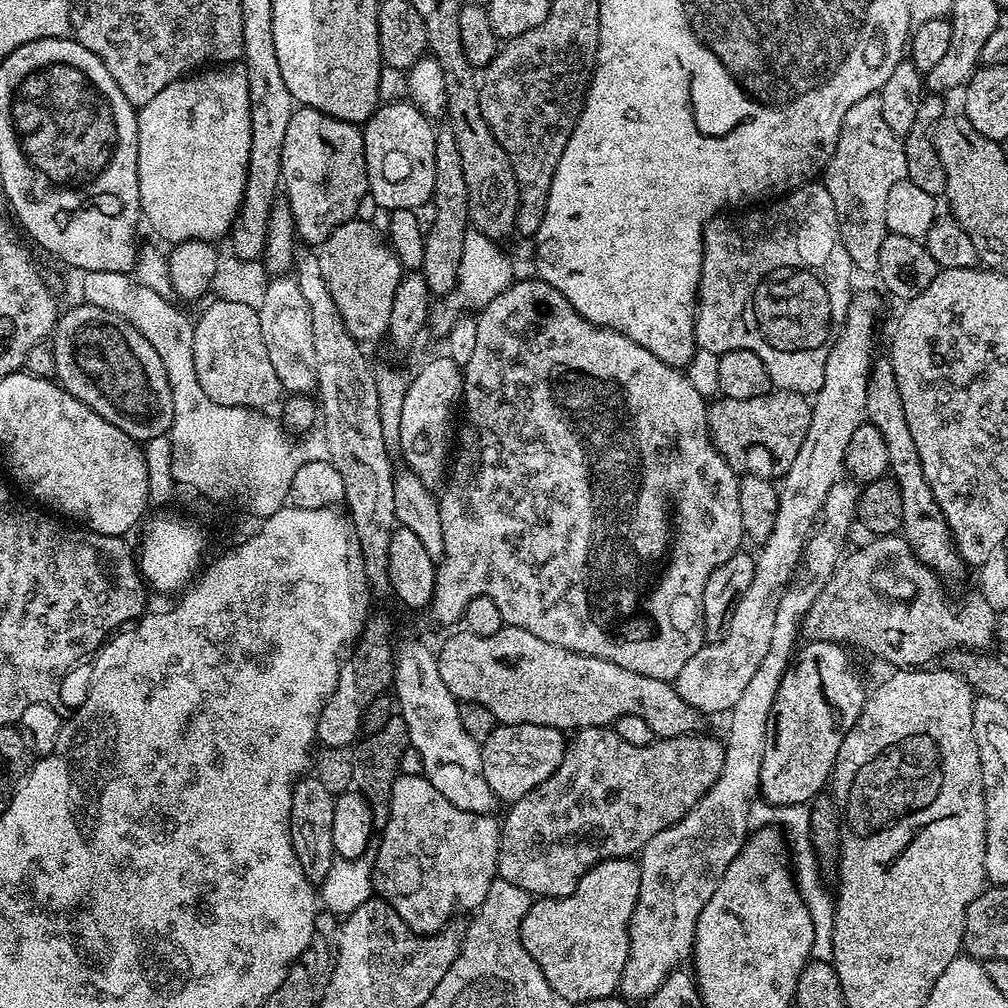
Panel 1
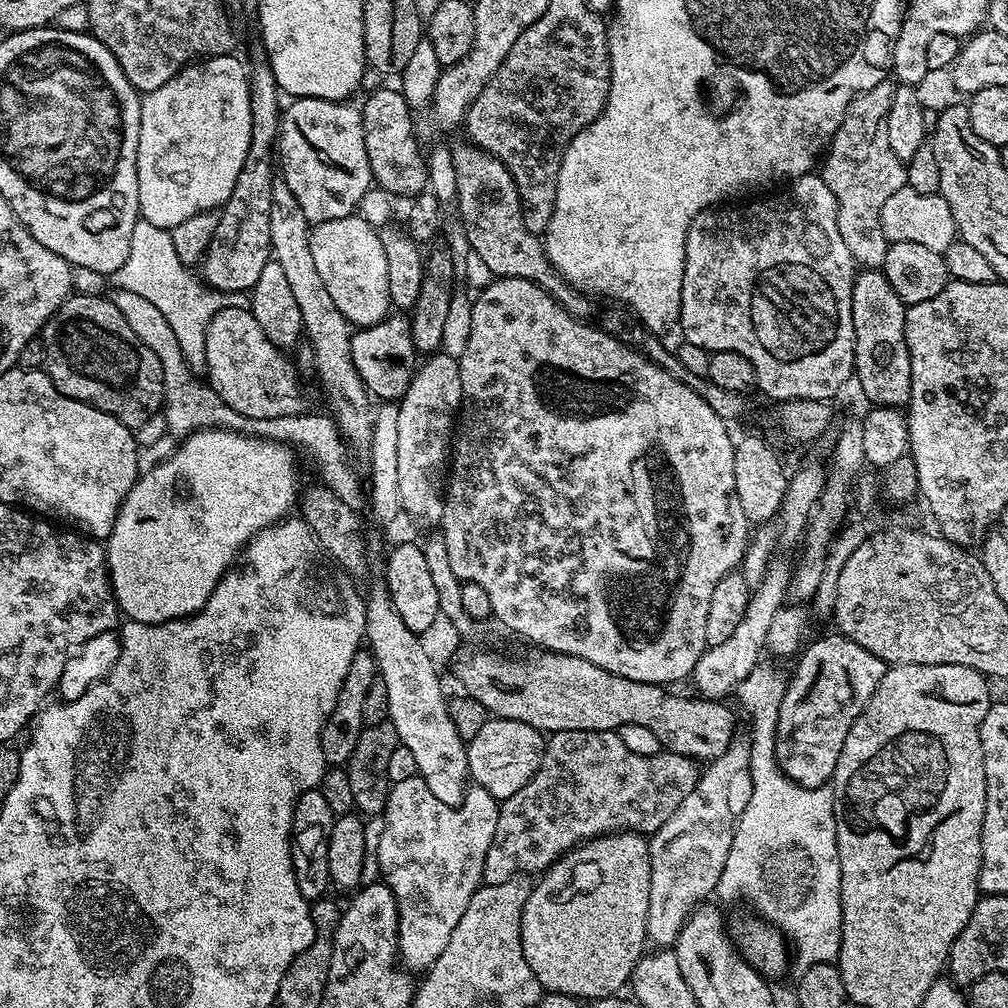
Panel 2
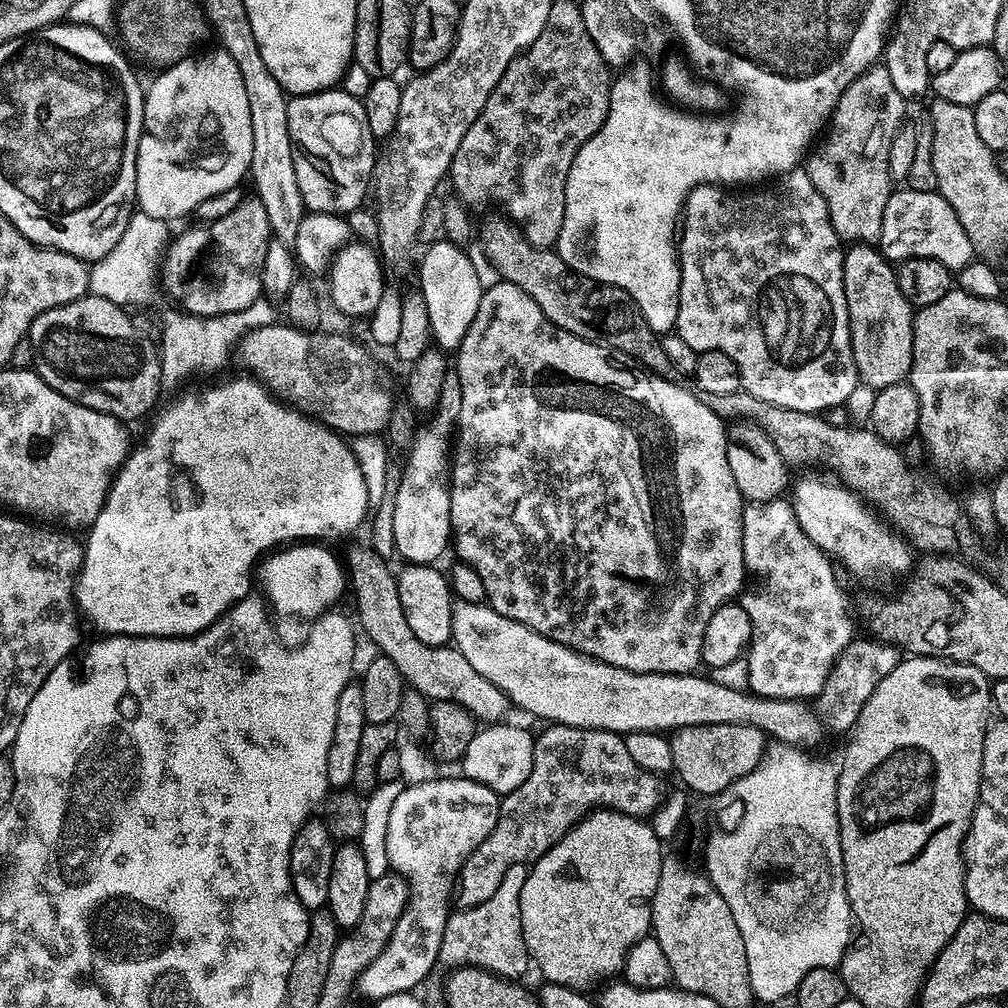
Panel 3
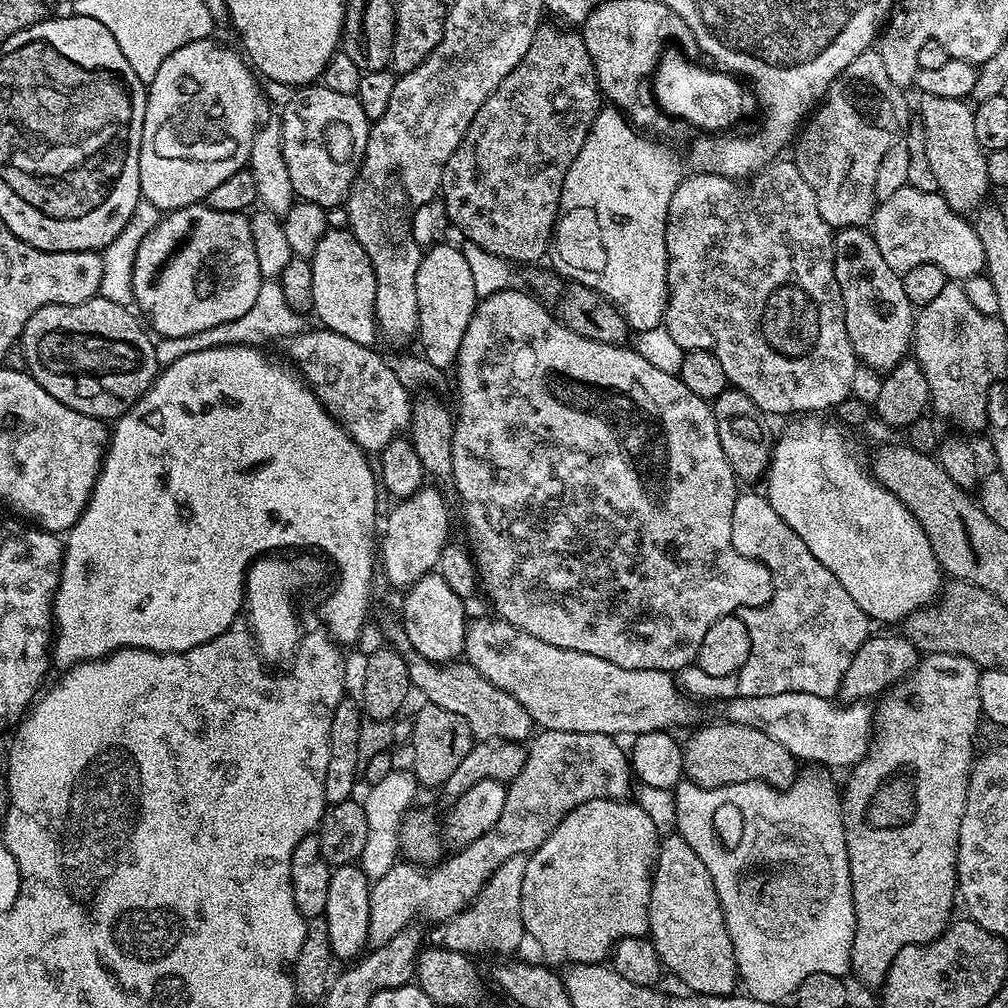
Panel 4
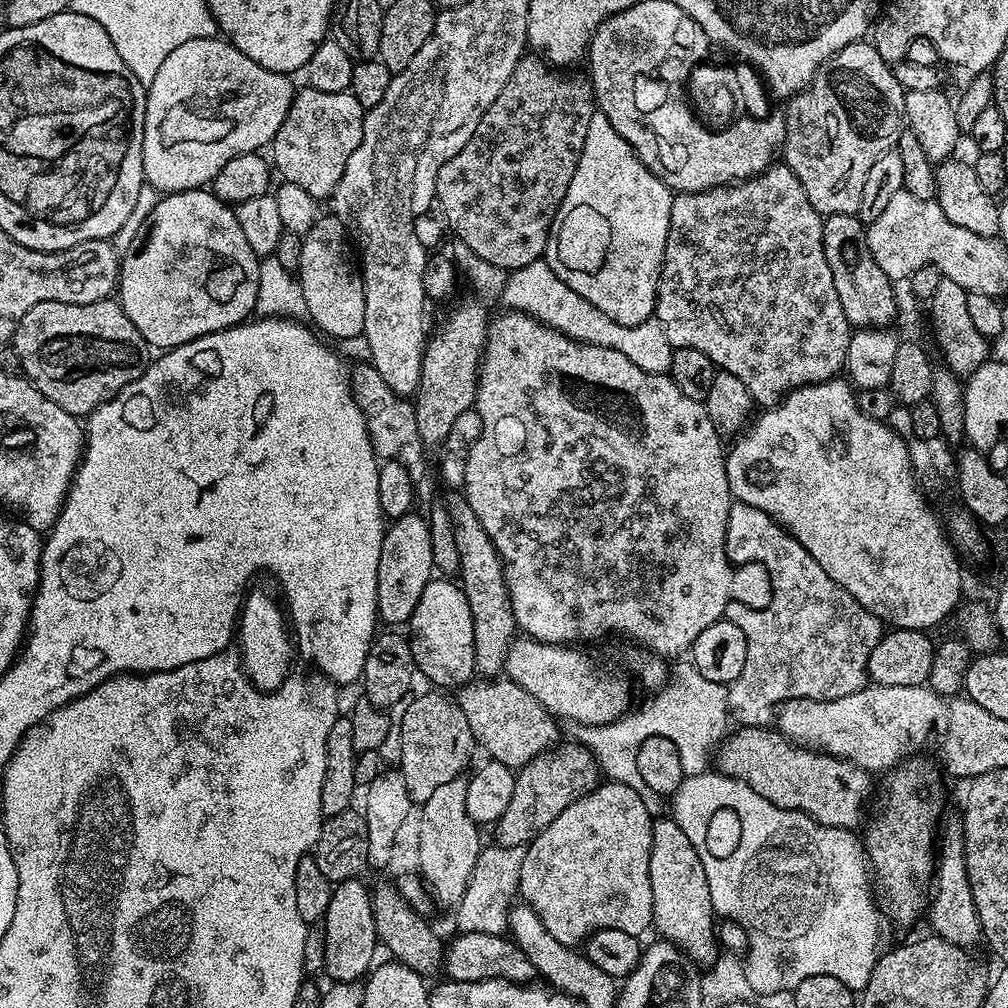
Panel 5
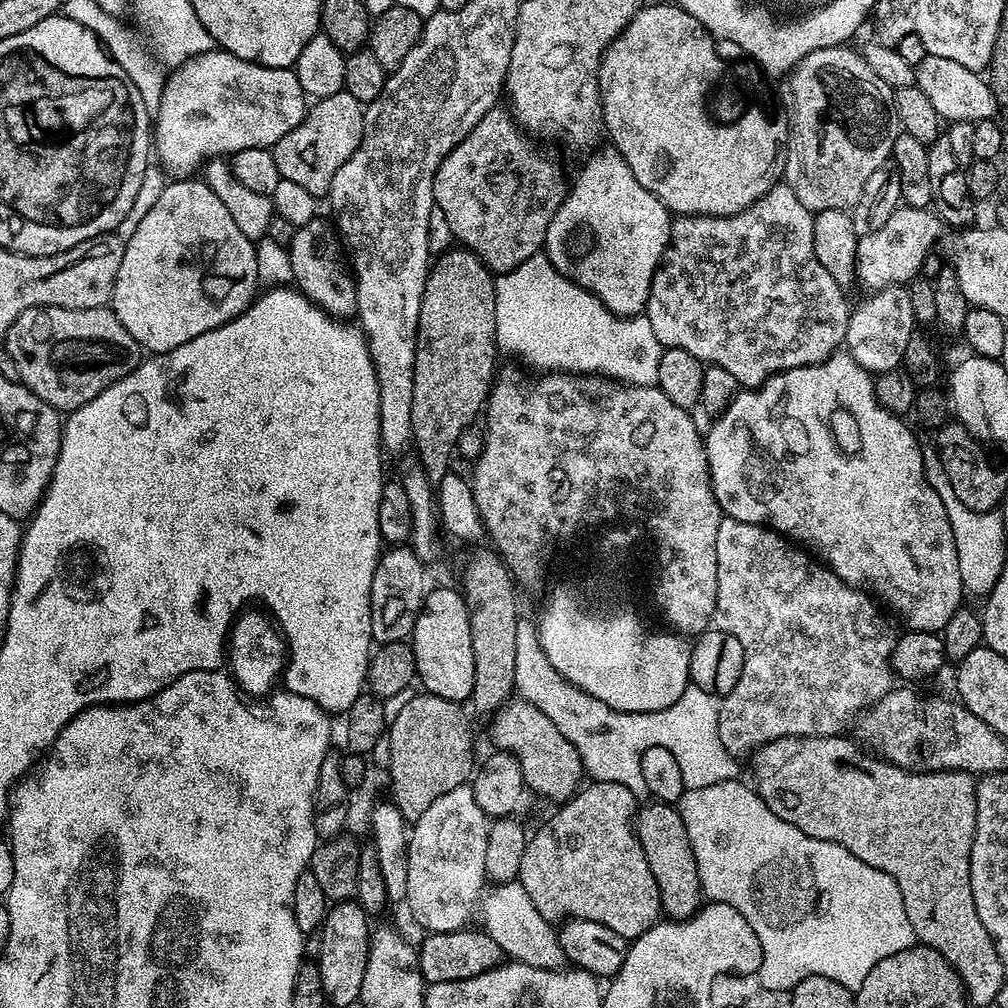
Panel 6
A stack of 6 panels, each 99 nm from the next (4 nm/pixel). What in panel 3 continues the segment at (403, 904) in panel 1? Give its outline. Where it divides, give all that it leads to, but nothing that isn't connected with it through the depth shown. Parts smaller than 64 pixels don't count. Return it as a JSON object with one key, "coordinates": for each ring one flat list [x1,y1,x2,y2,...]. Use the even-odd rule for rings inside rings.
{"coordinates":[[439,778,421,784,404,786,391,807,389,824,386,826,386,854,389,856,389,869,408,883,408,901,394,926,382,954,370,962,358,981,360,994,369,996,372,1002,380,1001,388,995,411,993,437,967,442,946,442,934,446,930,446,922,453,907,454,889,458,884,460,867,470,858,470,854,494,830,500,817,501,797,494,790,482,786,473,780,457,778,445,780]]}

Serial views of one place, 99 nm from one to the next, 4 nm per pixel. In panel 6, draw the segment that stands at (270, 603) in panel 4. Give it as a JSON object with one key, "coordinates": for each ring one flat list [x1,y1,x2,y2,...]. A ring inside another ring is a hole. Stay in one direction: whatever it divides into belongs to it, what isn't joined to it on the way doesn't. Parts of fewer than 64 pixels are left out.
{"coordinates":[[261,609,241,611,229,632,226,656,233,679,241,691,252,698,269,695,277,685,287,663,287,645,277,625]]}

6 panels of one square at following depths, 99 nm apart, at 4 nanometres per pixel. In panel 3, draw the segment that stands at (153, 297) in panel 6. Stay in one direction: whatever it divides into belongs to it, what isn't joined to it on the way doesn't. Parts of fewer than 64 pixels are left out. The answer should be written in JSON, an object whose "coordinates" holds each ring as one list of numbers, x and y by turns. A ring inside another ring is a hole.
{"coordinates":[[255,194,238,202,230,214,207,226,196,226,173,239,162,265,162,282,186,313,216,316,244,311,262,296,262,270,269,244,274,240,270,218]]}

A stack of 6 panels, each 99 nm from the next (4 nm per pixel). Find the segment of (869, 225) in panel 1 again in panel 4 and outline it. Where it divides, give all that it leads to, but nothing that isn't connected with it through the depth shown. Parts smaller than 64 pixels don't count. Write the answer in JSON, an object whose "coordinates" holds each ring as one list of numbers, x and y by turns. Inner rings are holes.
{"coordinates":[[879,51,863,52,858,54,858,58,854,58,854,62,850,62,850,66,846,66,846,70,842,70,842,74,838,74,824,99,795,137,794,162,798,166,798,174,802,174,802,178,806,178,806,183,810,185,810,190,814,190,814,198,818,198,818,214,822,214,822,218,833,230,871,225,878,203,875,183,882,156,898,140,910,115,904,96,905,93,890,82,890,74,886,74,886,65,883,64]]}

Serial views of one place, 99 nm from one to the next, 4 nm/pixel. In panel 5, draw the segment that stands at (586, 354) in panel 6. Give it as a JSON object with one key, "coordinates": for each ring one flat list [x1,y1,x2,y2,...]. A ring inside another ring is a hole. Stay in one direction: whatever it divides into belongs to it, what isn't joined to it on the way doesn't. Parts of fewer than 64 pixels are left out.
{"coordinates":[[459,242,453,245,451,259,462,273,463,279,465,276,480,291,478,296,481,301,496,300,504,292,505,309,534,316,541,324,547,324,556,332,570,337,571,340,579,340,582,344,613,348,618,354,626,354,626,358,630,358,634,366,647,372,667,373,674,349,655,318,638,326,615,324,606,314,602,314,602,310,586,302,586,298,574,294,574,290,570,290,570,286,566,286,566,282,562,282,554,274,554,270,550,270,547,259,541,258,530,262,526,266,515,269,510,275,509,269,493,266,490,262,478,258,478,254,470,250,470,246]]}

